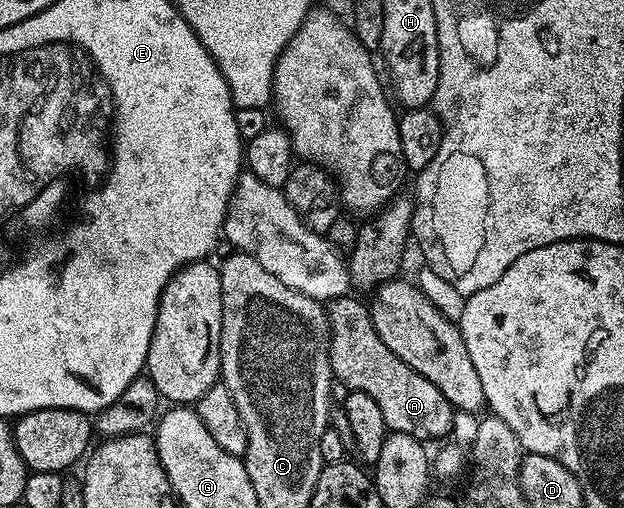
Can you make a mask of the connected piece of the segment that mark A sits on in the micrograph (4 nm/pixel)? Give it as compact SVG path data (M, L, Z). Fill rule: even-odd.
M348 293L336 299L326 300L325 314L331 327L331 342L328 345L331 374L344 383L347 391L369 393L385 417L388 432L409 433L414 439L430 441L439 439L451 431L451 402L442 395L421 373L417 373L377 333L366 302Z

